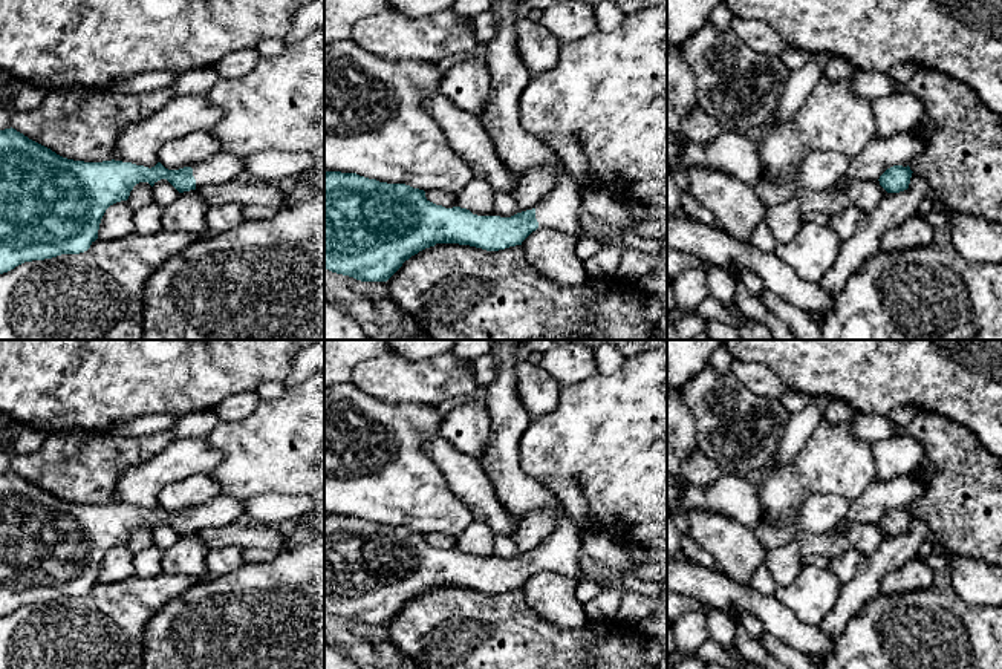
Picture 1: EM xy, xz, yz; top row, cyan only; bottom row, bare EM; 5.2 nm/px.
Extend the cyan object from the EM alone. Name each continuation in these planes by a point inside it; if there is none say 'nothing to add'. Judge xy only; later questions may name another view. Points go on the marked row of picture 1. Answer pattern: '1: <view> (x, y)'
1: xy (222, 167)

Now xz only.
1: xz (560, 210)

